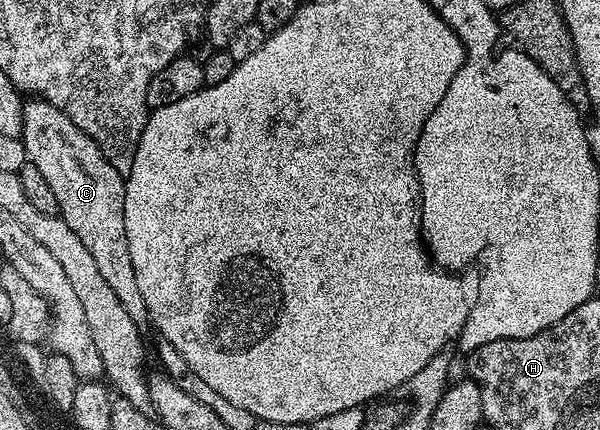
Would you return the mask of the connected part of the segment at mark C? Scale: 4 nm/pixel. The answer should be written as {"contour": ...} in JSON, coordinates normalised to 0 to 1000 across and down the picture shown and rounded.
{"contour":[[[77,235],[42,240],[33,323],[42,340],[45,374],[78,416],[93,458],[98,500],[153,586],[167,637],[202,707],[220,730],[228,728],[237,716],[237,695],[207,528],[208,412],[173,367],[157,323],[147,321],[105,258]]]}

